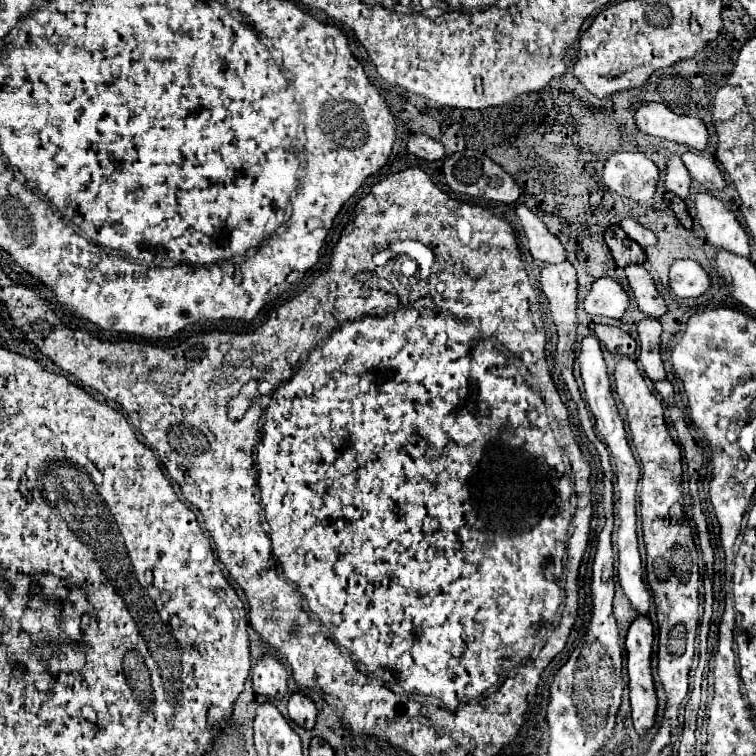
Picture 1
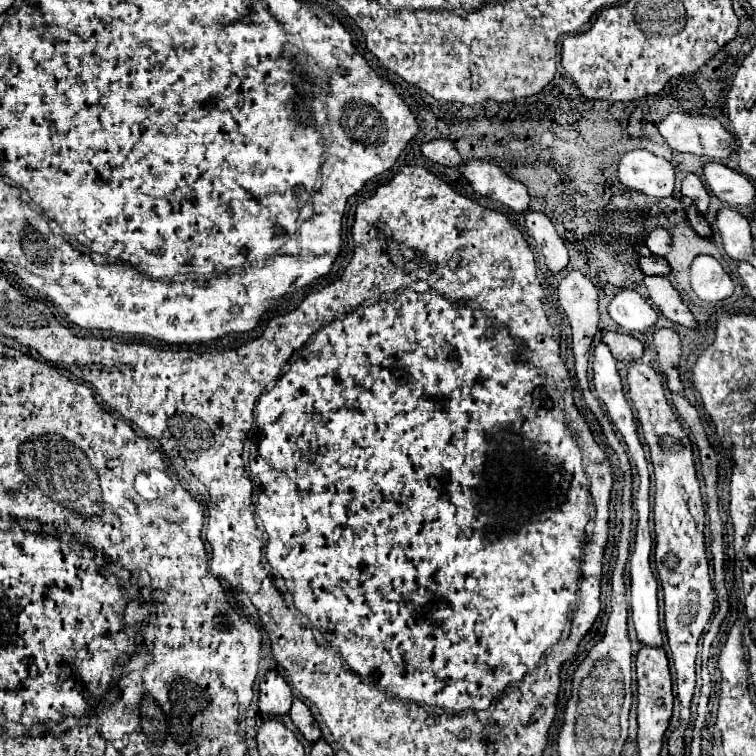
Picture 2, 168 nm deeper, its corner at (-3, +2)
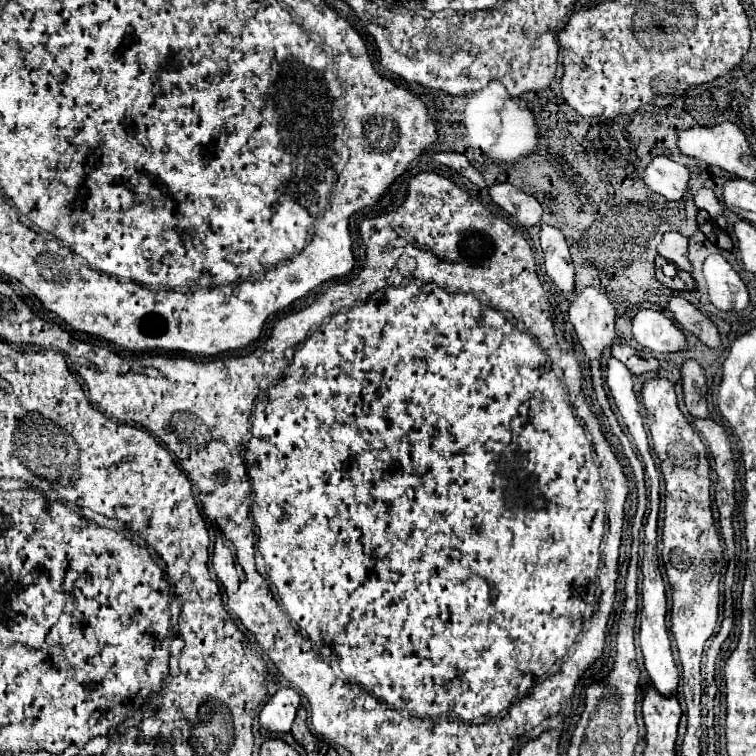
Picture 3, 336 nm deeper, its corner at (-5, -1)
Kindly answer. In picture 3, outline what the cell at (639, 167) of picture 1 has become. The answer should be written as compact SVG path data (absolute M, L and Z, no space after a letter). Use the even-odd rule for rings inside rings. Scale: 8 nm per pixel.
M660 155L644 171L644 183L670 201L680 201L688 189L690 169Z

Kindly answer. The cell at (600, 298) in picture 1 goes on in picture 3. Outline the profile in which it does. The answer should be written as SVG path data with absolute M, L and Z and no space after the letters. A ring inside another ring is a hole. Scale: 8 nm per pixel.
M640 309L634 315L632 335L642 347L658 353L676 353L686 347L684 333L676 327L676 323L652 309Z

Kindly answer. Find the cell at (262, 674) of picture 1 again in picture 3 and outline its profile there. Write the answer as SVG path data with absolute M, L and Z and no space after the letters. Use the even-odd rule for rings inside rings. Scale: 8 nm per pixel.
M278 689L276 695L262 707L260 725L270 733L288 733L296 711L300 705L300 695L294 689Z

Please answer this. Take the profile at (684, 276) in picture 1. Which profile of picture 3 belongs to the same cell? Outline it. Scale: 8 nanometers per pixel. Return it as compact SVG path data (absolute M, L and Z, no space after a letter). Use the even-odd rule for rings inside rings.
M720 253L710 255L704 261L704 277L714 307L724 311L742 311L750 305L746 285Z

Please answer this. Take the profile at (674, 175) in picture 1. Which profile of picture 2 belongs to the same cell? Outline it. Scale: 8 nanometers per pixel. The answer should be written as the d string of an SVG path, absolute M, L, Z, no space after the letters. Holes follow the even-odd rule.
M686 174L686 178L682 180L682 194L688 196L688 198L692 198L694 204L696 204L696 208L698 208L702 214L708 210L708 200L710 200L710 196L708 196L708 190L704 188L702 180L700 180L696 174Z

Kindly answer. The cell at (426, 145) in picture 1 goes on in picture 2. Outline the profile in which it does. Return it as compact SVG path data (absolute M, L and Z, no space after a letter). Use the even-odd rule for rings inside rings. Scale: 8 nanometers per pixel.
M430 140L430 142L424 142L422 144L422 154L432 160L432 162L438 162L438 164L444 164L444 166L460 166L462 164L462 158L460 154L456 152L456 148L452 146L450 140Z

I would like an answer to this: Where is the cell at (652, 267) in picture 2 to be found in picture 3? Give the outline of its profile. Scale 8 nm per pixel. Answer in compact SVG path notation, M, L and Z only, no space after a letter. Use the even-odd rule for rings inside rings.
M656 257L656 279L662 283L662 285L666 285L666 287L670 287L670 289L676 289L676 291L694 291L696 289L696 281L690 277L690 273L686 273L686 271L680 271L678 273L678 277L666 277L664 275L664 271L662 271L662 267L666 265L668 261L664 259L664 257Z

